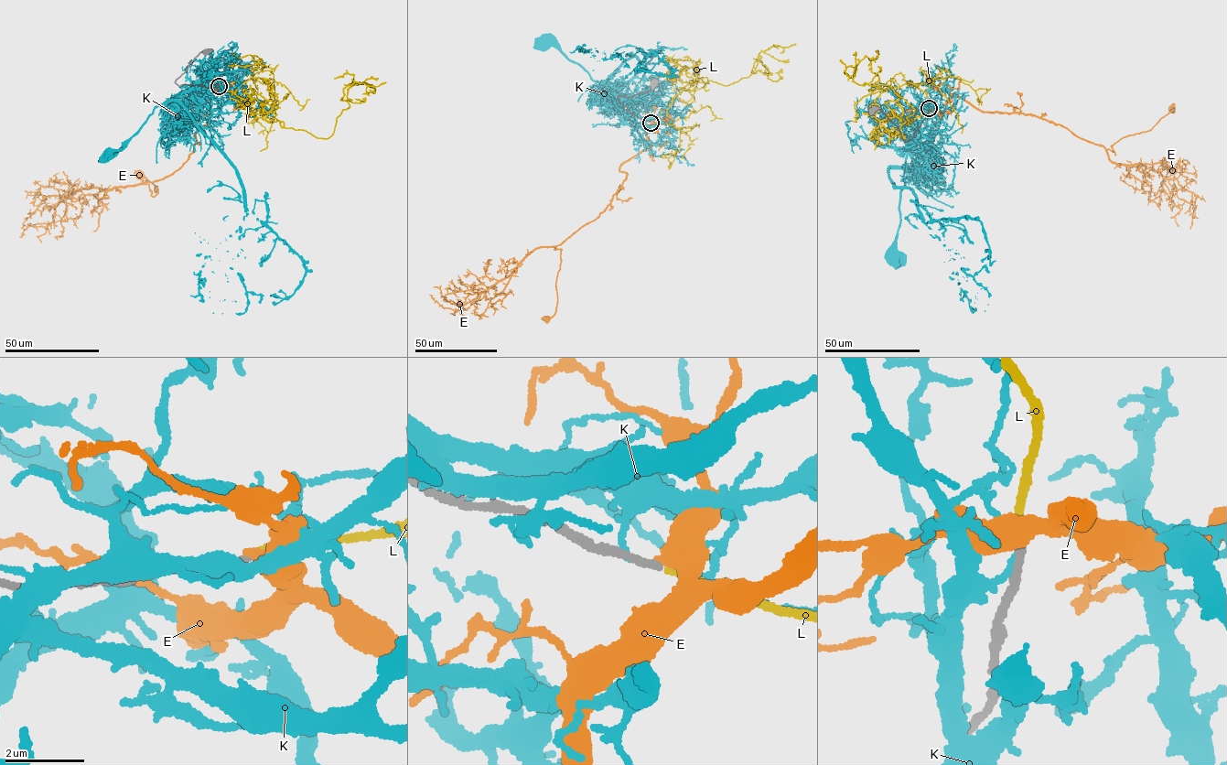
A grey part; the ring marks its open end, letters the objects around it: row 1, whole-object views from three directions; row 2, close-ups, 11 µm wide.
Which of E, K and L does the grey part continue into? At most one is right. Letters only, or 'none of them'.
L

